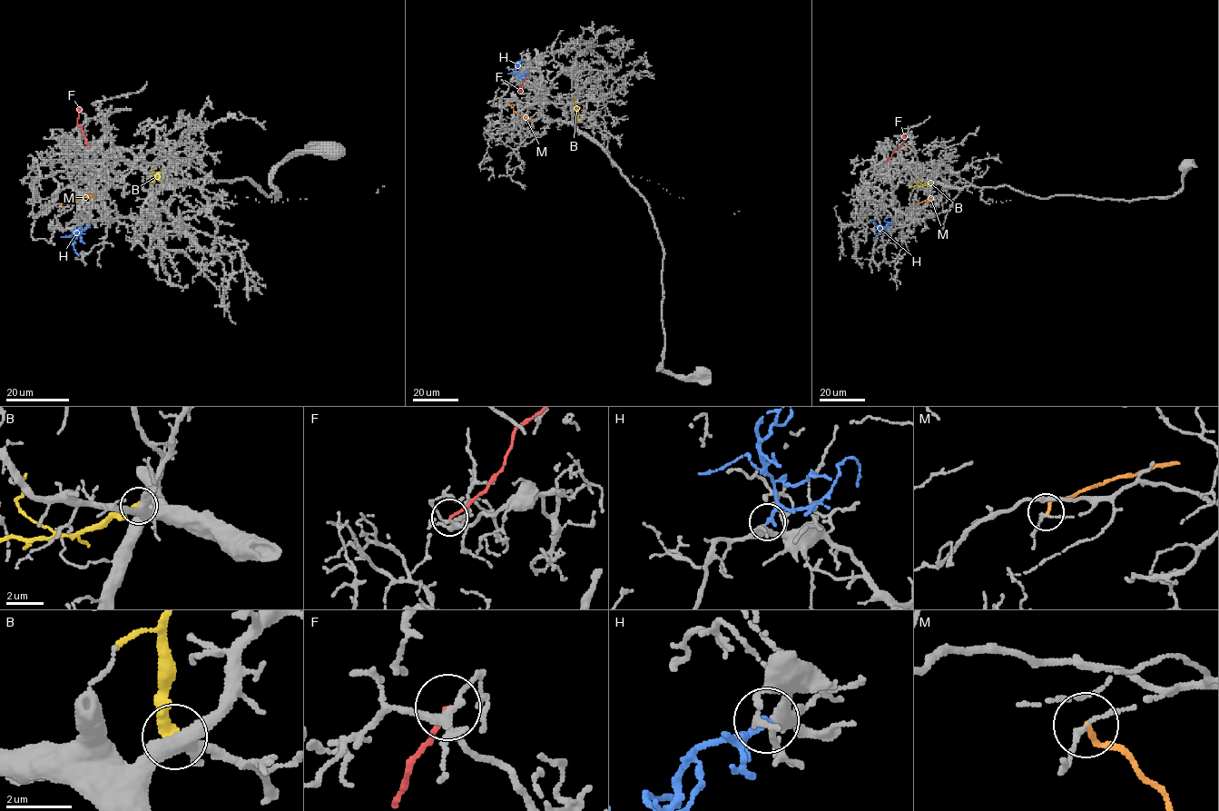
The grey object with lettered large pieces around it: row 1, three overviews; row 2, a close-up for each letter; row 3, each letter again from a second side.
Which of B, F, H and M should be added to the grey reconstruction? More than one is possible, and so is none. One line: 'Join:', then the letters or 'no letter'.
Join: H

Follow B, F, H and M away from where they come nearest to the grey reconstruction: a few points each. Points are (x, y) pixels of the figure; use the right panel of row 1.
B: (932, 181), (909, 188)
F: (885, 163), (902, 143), (903, 133)
H: (891, 222), (882, 229), (871, 219)
M: (916, 205), (931, 197)

